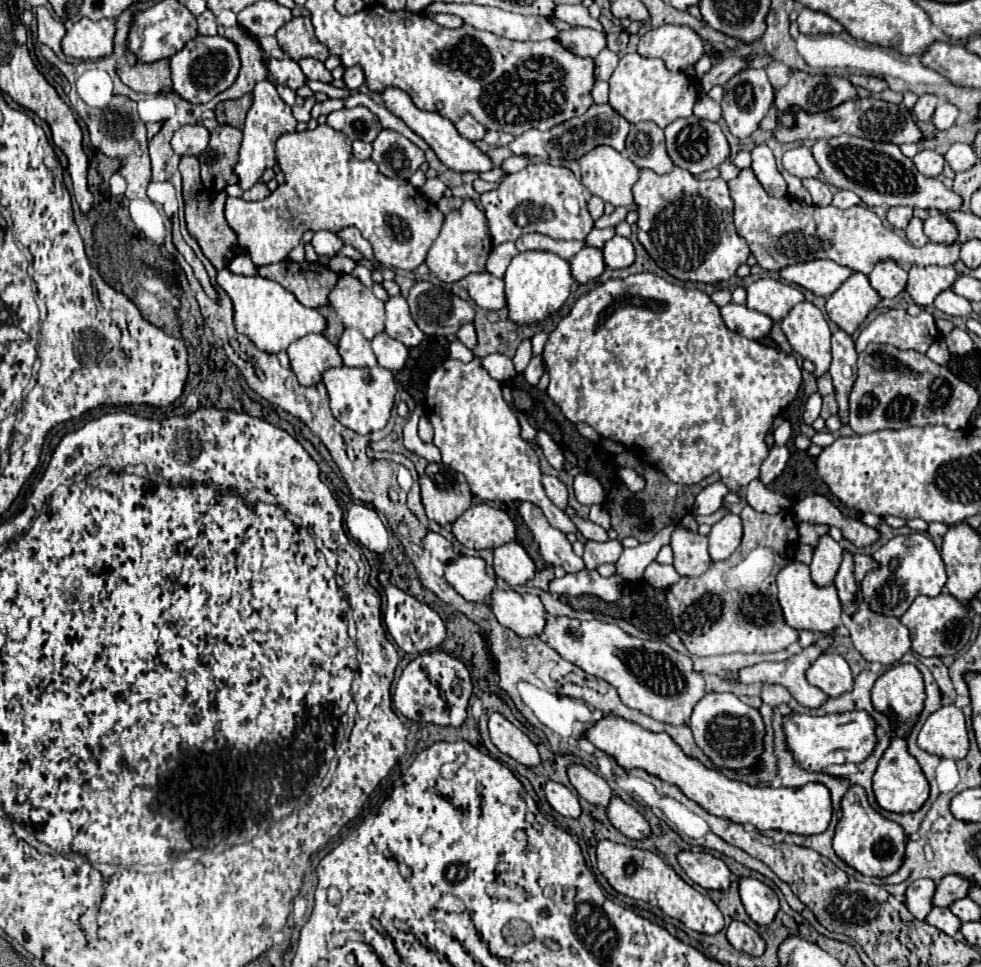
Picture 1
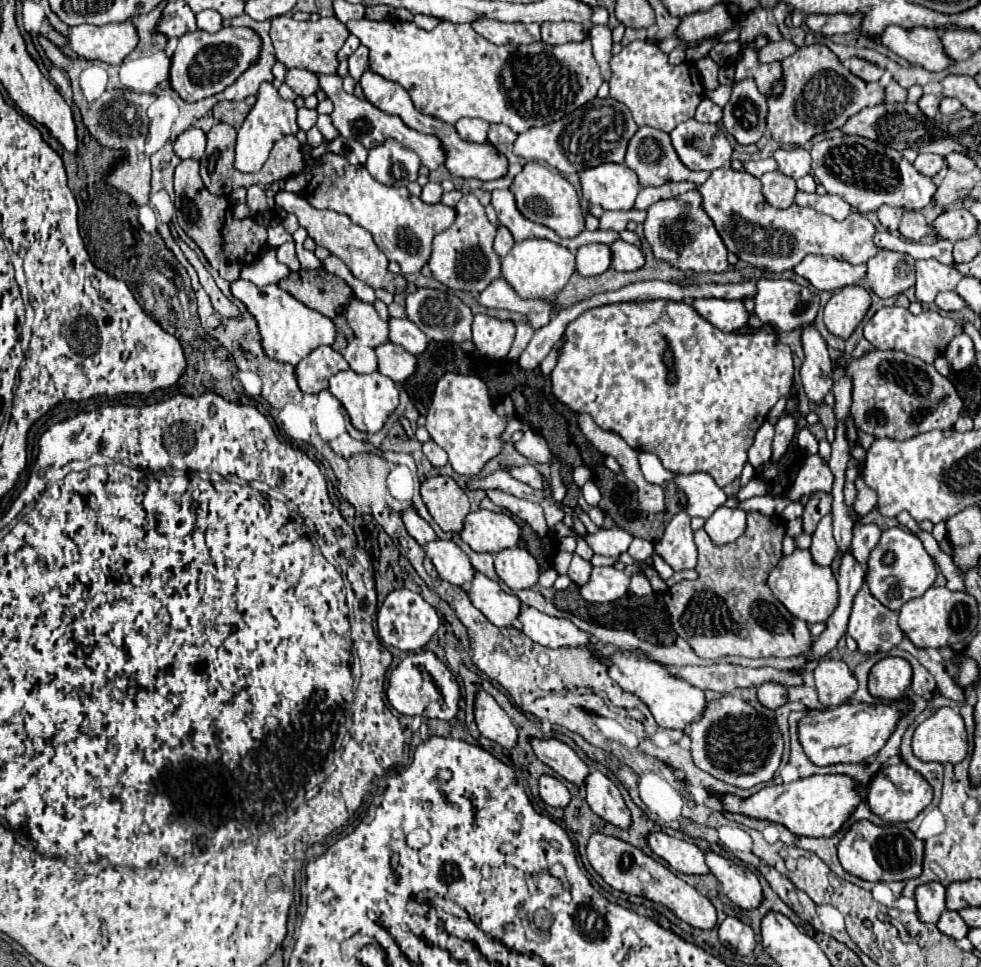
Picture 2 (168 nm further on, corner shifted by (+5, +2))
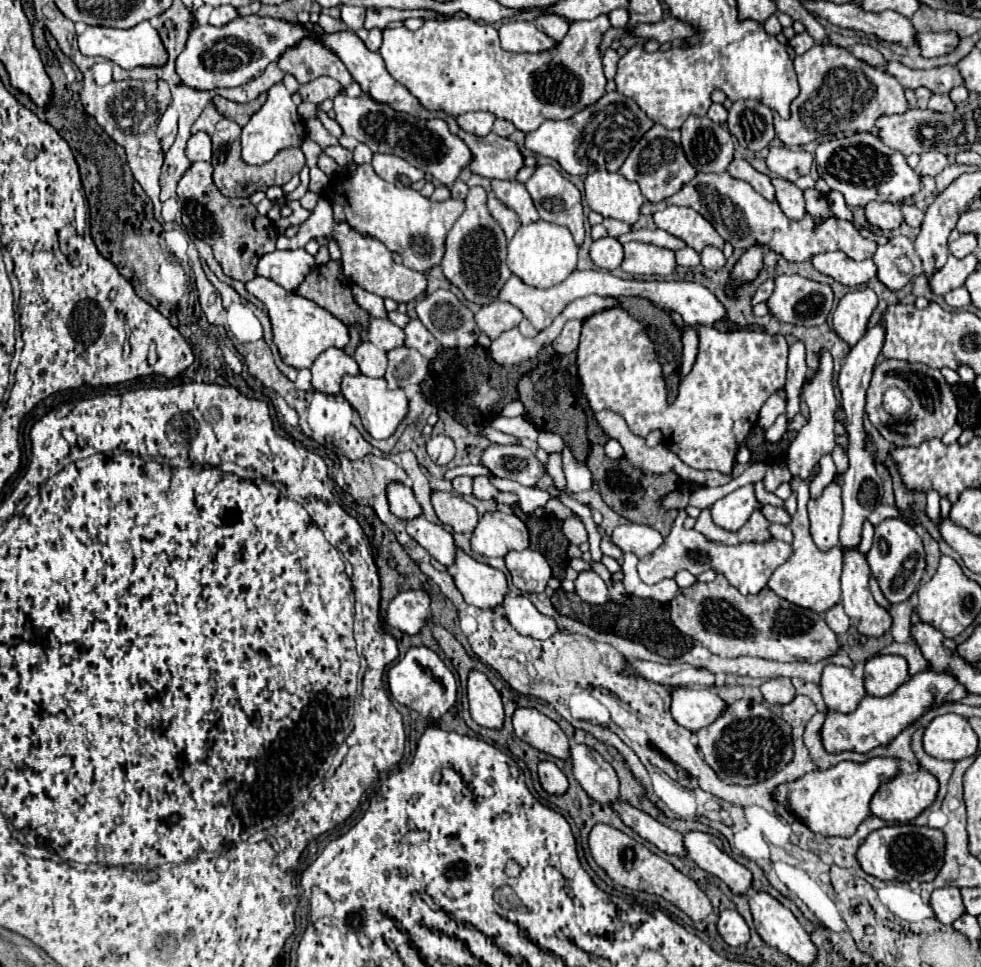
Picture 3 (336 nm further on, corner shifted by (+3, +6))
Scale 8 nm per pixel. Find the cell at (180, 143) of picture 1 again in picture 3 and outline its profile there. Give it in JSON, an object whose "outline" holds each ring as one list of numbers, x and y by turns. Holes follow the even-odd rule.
{"outline":[[196,133,190,137,188,147,186,147,186,155,192,163,196,161,210,161,212,157,212,141,208,133]]}

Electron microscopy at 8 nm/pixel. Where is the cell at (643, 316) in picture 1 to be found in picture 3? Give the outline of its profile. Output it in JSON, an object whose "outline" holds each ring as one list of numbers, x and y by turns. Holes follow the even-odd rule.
{"outline":[[614,307,600,313,594,313,582,323,582,335,578,345,578,377,584,395,590,401,594,411,612,409,620,413,630,431,646,437,650,431,660,429,664,435,664,445,674,451,686,465,694,469,714,469,722,473,732,473,734,457,738,447,744,443,746,435,758,421,758,411,766,403,766,399,784,387,786,383,786,359,788,359,788,343,782,335,768,335,766,331,718,331,714,327,700,327,700,353,696,357,694,369,680,383,680,395,670,405,666,403,666,385,660,371,660,363,656,359,652,343,644,333,644,327,634,321,624,309]]}

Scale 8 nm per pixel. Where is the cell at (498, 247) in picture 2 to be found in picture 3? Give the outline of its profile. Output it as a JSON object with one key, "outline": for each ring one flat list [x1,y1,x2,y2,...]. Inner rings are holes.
{"outline":[[488,189,488,209,490,209,492,217,494,217,494,219,500,223,500,227,504,229,506,239,510,241,512,235,516,233,516,229,520,227,520,219,518,219,518,215,516,215,516,211,510,209,510,207,506,207,506,205,494,195,492,189]]}

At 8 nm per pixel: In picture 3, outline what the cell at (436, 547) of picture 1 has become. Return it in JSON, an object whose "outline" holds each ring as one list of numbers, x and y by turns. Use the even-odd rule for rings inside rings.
{"outline":[[392,481,386,487,386,497,390,503,390,511,400,519,412,519,412,515,422,515,422,507,414,499,410,487,402,485,400,481]]}

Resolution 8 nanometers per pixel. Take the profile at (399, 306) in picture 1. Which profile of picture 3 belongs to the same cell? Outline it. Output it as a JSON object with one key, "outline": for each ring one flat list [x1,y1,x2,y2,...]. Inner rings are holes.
{"outline":[[418,319,410,321,410,323,406,325,404,333,406,333,406,345,412,347,412,349,416,349,422,357,434,359,434,357,438,355,440,343,438,343,438,341,434,339,434,335,422,325,422,321,418,321]]}

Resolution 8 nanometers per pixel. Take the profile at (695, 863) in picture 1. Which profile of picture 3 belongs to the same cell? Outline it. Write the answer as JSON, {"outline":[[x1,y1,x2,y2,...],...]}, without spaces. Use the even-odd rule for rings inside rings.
{"outline":[[614,801,612,809,620,815,624,825,628,825,632,831,636,831,642,839,648,843,656,845,660,851,668,855,684,855,684,843,682,843,682,833,662,825,648,813,632,807,628,801]]}

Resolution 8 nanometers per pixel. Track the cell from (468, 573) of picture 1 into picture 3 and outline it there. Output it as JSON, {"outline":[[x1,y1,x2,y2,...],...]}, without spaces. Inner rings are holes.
{"outline":[[418,515,418,517,406,521,406,531,408,531,408,535,410,535,414,541,418,541,436,561,440,561,440,563,446,565,446,567,454,563,456,545,454,545,452,535,450,535,444,527,430,523,424,515]]}

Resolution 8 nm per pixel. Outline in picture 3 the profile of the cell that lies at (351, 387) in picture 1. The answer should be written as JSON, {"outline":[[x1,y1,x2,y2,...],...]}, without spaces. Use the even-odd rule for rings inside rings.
{"outline":[[346,375,342,379,342,395,360,413,362,425,374,439,388,439,390,435,394,435,398,425,408,415,408,397,404,395,402,389,394,389,394,391,388,389,384,377,374,379,374,377,366,377,366,375,356,375,356,377]]}

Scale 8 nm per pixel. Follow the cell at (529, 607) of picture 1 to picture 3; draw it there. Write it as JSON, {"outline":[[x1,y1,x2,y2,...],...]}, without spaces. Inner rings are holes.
{"outline":[[456,549,452,571,454,585,468,605,494,609,496,605,500,605,500,599,504,599,504,593,508,591,506,577,500,569,478,563,462,549]]}

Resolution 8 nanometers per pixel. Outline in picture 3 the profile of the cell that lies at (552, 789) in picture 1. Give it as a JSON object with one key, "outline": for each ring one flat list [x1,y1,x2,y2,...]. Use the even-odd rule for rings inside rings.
{"outline":[[540,761,538,763,538,777,540,777,544,791,548,791,550,795,562,795,568,789,566,775,552,761]]}

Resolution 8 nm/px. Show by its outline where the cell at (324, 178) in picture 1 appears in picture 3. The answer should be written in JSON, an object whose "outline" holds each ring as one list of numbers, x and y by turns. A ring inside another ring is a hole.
{"outline":[[358,165,350,179,344,175,334,177,332,187,328,187,324,195,332,203,344,205,346,221,356,233,382,241,392,253,402,257,406,267,418,273,426,273,428,269,440,265,446,235,464,211,464,201,446,199,442,203,434,203,410,187,396,187,380,179,372,165]]}

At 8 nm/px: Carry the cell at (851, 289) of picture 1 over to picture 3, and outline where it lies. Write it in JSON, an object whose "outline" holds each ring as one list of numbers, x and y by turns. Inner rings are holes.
{"outline":[[872,289,854,291,840,299,832,313,832,327,836,335,854,347,866,333,868,319,878,305,878,297]]}

